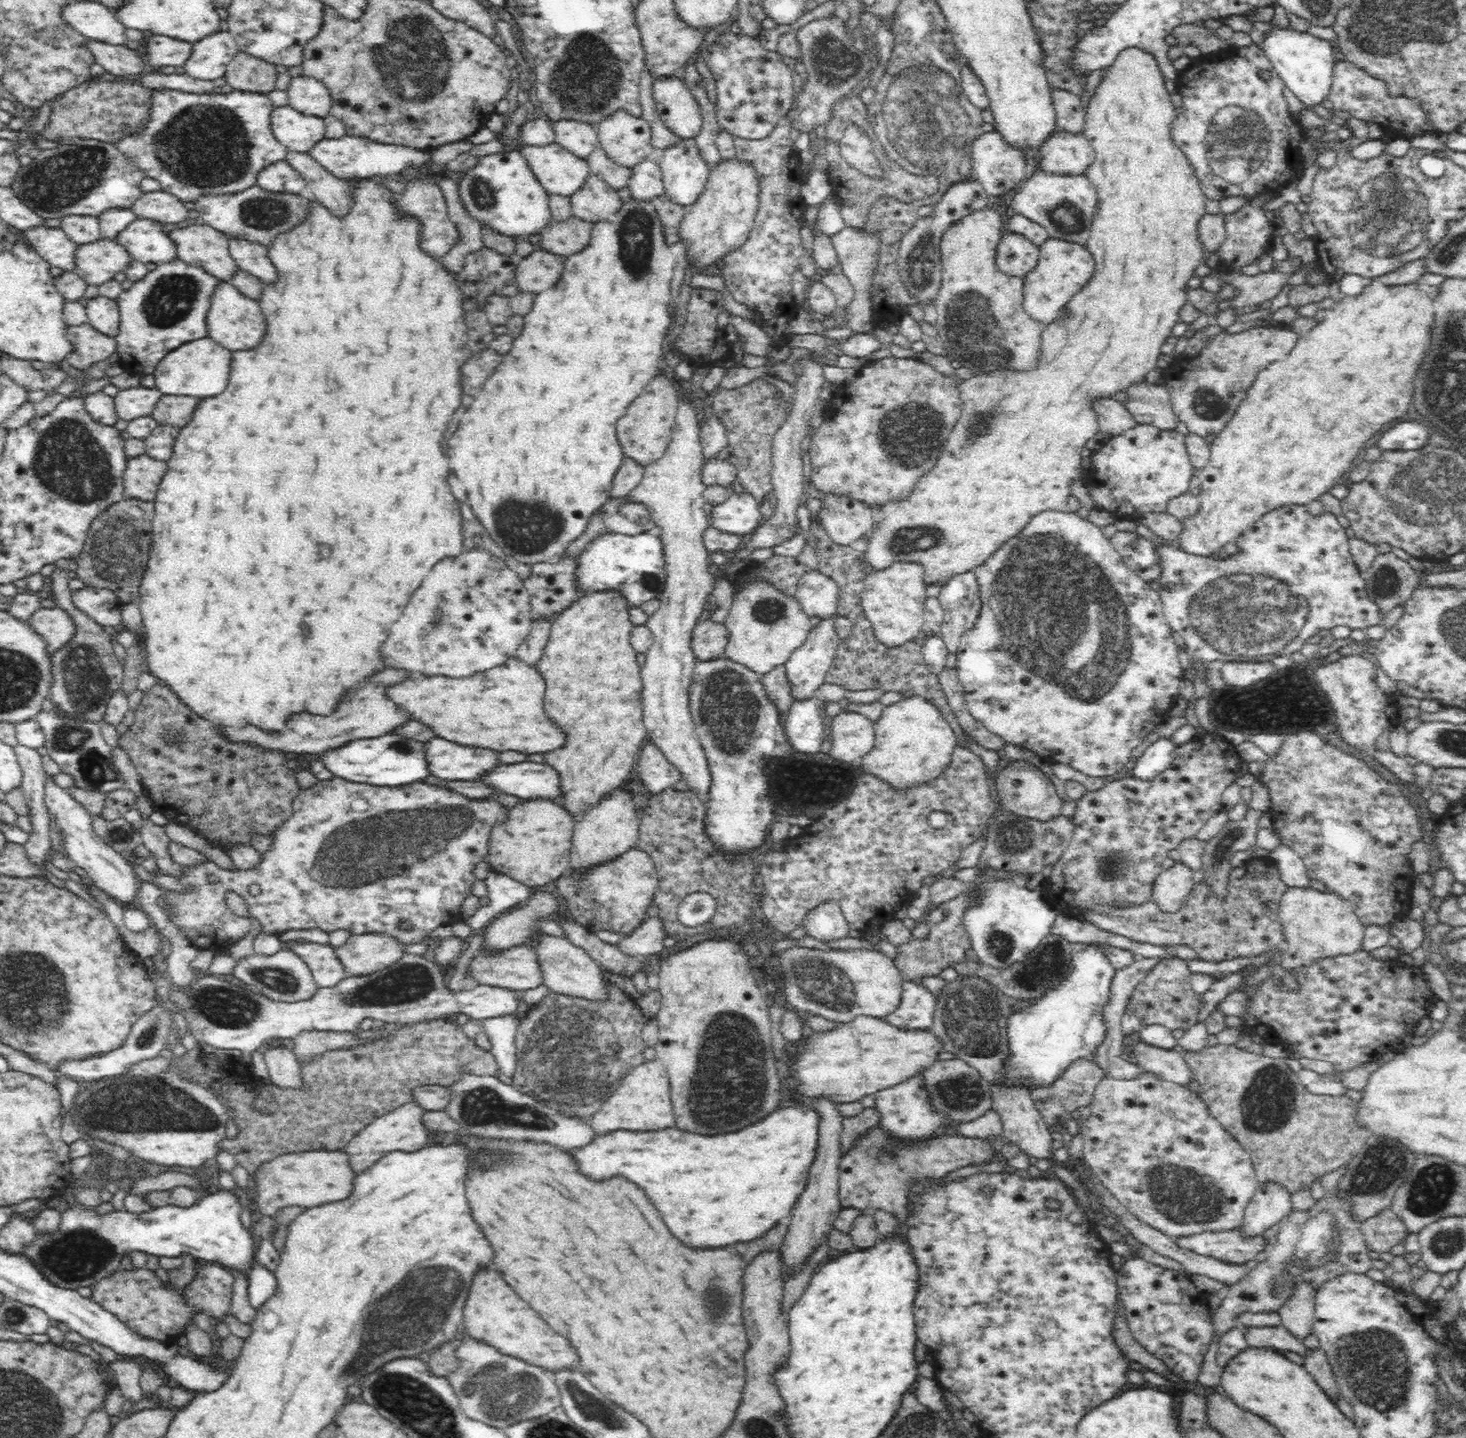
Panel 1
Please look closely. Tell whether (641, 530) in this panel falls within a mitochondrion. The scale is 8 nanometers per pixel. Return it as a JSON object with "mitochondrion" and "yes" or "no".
{"mitochondrion":"no"}

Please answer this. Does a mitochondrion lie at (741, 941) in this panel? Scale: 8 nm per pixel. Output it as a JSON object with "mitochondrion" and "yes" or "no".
{"mitochondrion":"no"}

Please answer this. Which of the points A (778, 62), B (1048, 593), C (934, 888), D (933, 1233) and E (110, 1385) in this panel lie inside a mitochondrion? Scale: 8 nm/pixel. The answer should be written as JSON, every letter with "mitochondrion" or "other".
{"A":"other","B":"mitochondrion","C":"other","D":"other","E":"other"}

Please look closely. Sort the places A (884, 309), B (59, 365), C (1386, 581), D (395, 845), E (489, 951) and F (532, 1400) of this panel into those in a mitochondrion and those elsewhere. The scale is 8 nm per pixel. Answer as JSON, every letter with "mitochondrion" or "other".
{"A":"other","B":"other","C":"mitochondrion","D":"mitochondrion","E":"other","F":"mitochondrion"}

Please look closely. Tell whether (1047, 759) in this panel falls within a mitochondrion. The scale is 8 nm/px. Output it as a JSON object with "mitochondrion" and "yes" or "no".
{"mitochondrion":"no"}

